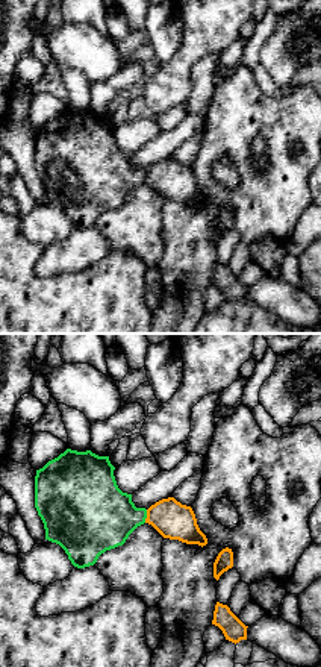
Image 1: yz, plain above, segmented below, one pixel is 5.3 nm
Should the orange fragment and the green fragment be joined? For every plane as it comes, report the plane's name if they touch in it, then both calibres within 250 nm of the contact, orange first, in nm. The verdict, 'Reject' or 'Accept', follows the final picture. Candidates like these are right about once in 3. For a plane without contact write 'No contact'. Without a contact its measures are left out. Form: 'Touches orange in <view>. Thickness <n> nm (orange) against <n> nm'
Touches orange in yz. Thickness 200 nm (orange) against 360 nm

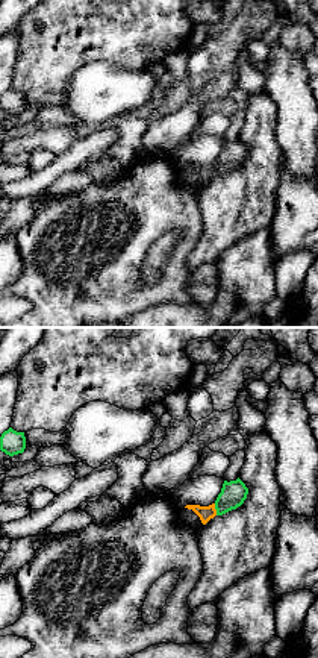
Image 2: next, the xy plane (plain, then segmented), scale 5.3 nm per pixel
Touches orange in xy. Thickness 80 nm (orange) against 140 nm

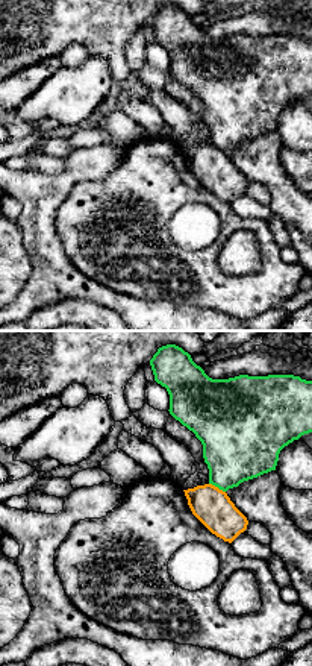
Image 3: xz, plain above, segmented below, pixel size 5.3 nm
Touches orange in xz. Thickness 200 nm (orange) against 360 nm

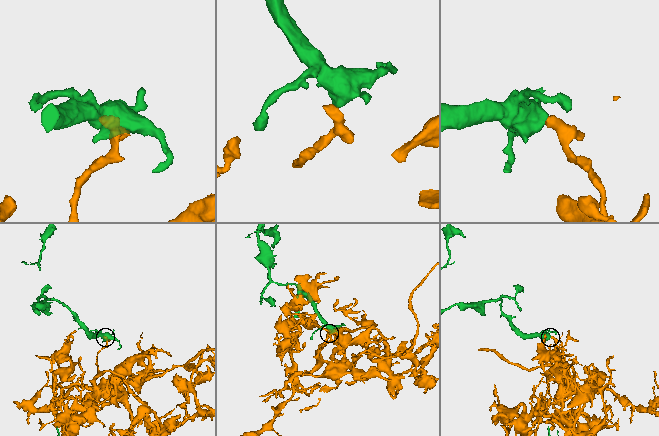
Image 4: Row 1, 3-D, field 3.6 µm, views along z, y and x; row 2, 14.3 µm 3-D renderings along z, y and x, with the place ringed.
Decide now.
Reject

